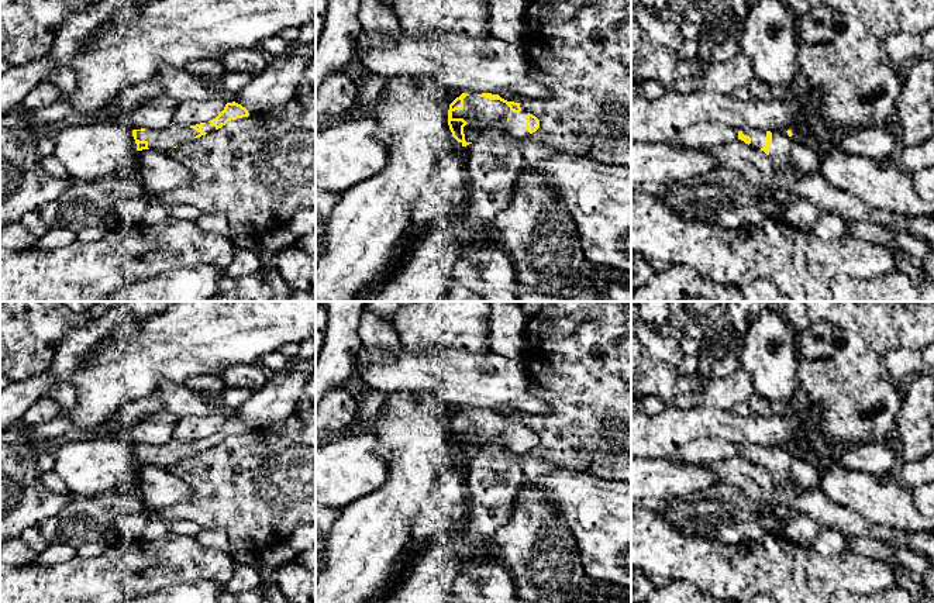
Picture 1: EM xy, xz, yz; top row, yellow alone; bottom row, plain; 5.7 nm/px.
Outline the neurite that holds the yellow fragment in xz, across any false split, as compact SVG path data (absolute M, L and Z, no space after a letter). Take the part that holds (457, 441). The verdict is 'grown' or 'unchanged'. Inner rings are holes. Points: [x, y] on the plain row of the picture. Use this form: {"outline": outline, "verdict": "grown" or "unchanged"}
{"outline": "M462 409L448 425L448 441L452 452L466 462L485 449L492 438L499 437L503 445L524 454L540 444L540 435L520 423L520 418L507 417L499 410Z", "verdict": "grown"}

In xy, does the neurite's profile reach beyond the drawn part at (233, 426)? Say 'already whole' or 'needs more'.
needs more

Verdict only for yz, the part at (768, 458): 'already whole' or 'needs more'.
needs more

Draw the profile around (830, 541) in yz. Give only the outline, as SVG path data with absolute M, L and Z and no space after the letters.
M826 530L814 538L811 545L821 554L841 554L847 547L847 538L835 530Z

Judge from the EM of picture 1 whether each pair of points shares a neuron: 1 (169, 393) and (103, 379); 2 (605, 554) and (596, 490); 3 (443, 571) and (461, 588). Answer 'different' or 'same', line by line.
1: different
2: same
3: different

